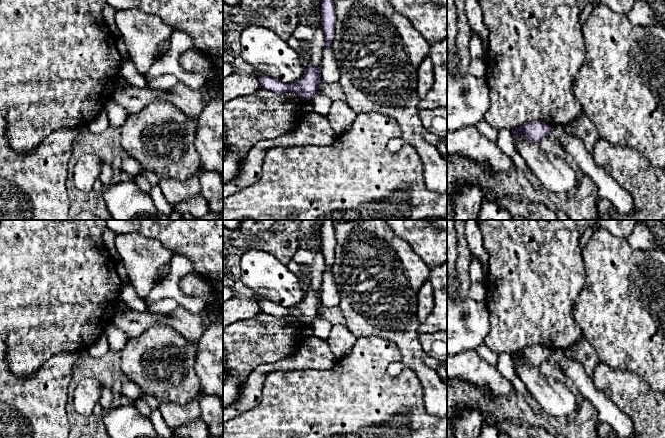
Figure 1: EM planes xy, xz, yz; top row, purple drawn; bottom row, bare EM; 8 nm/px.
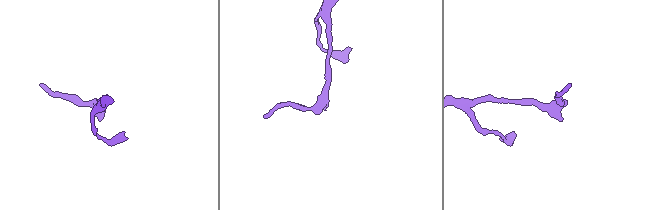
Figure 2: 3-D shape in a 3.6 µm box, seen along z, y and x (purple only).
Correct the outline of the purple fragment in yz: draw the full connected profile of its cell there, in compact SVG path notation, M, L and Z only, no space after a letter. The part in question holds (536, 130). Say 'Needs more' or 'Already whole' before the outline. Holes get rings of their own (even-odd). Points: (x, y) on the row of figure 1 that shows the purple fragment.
Already whole. M541 121L527 122L524 125L516 128L515 130L512 131L513 141L516 150L517 150L517 144L515 142L516 136L520 134L525 134L530 141L538 144L543 137L550 134L550 131L551 131L551 126Z

